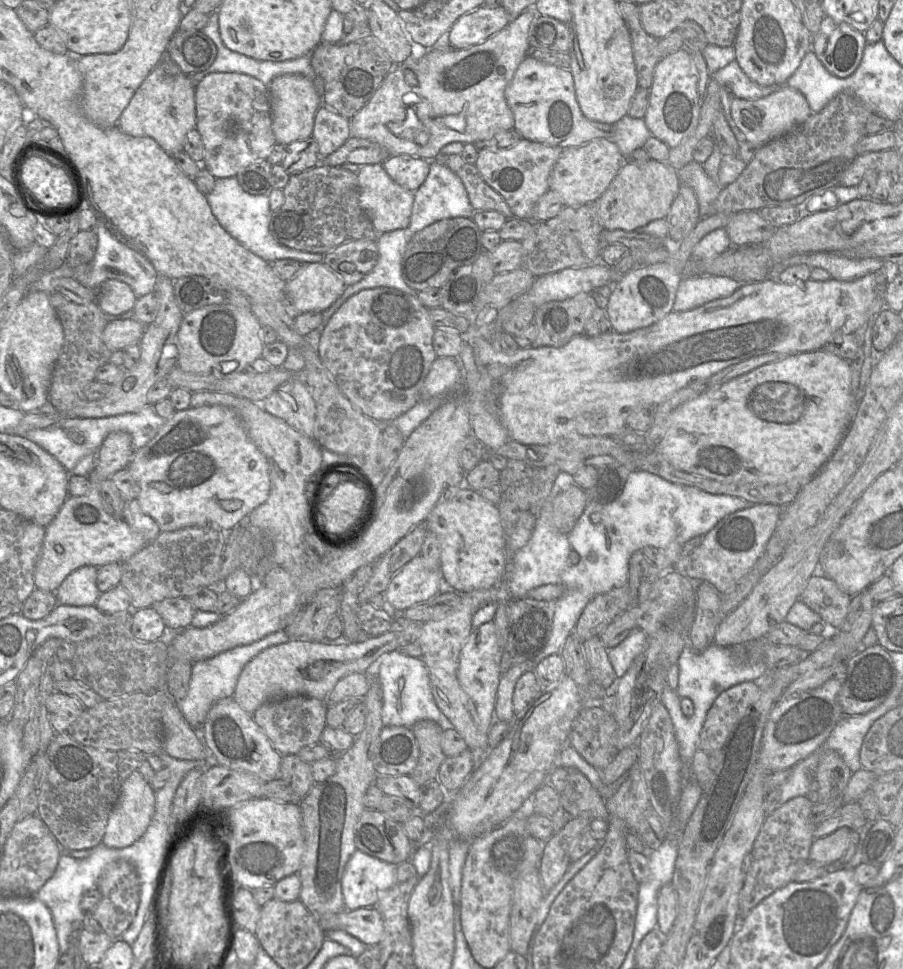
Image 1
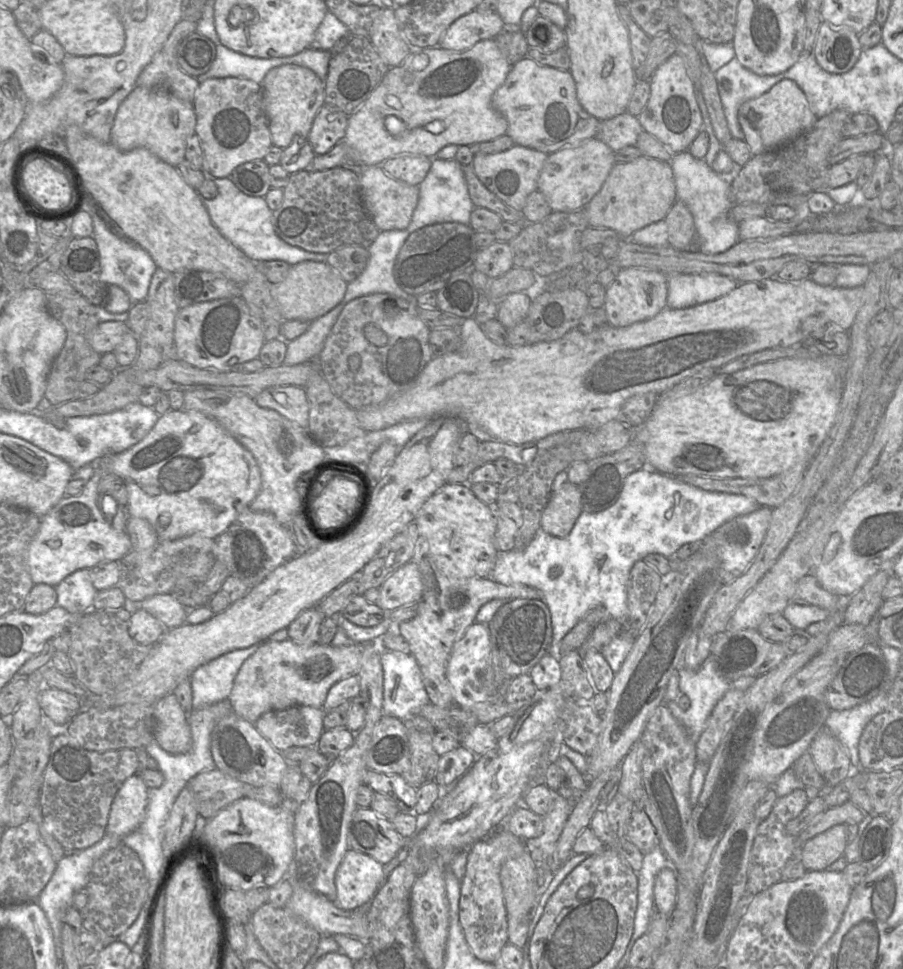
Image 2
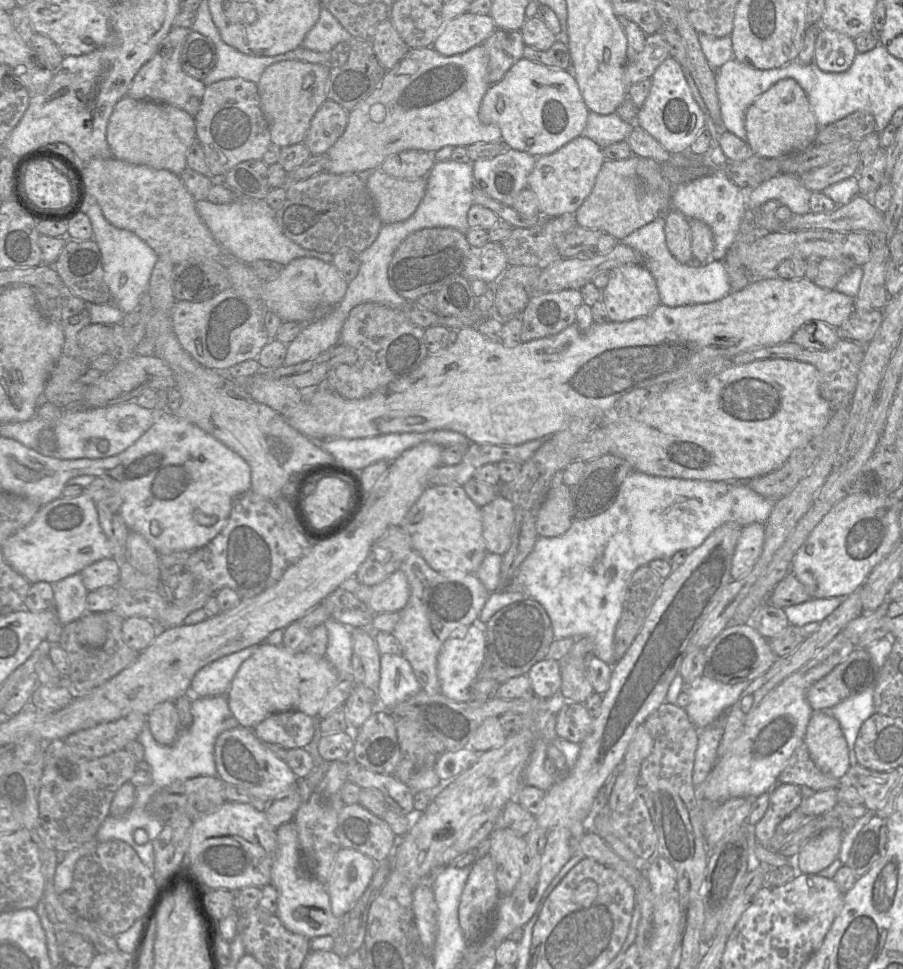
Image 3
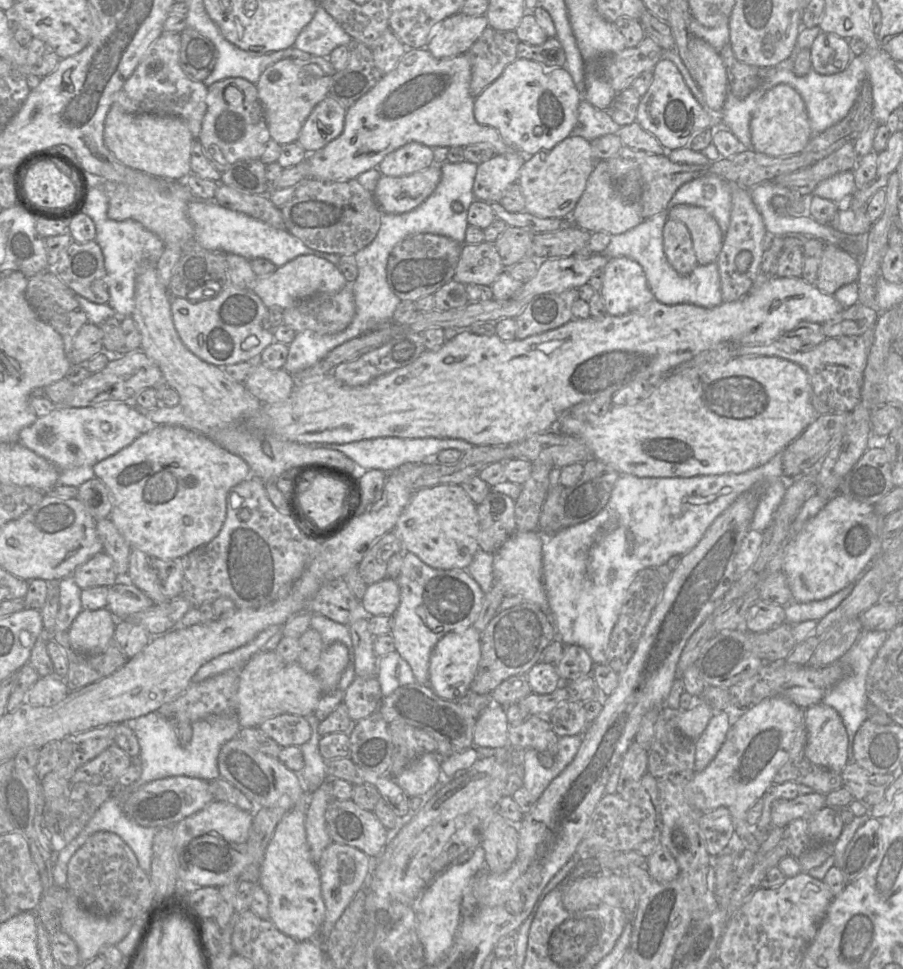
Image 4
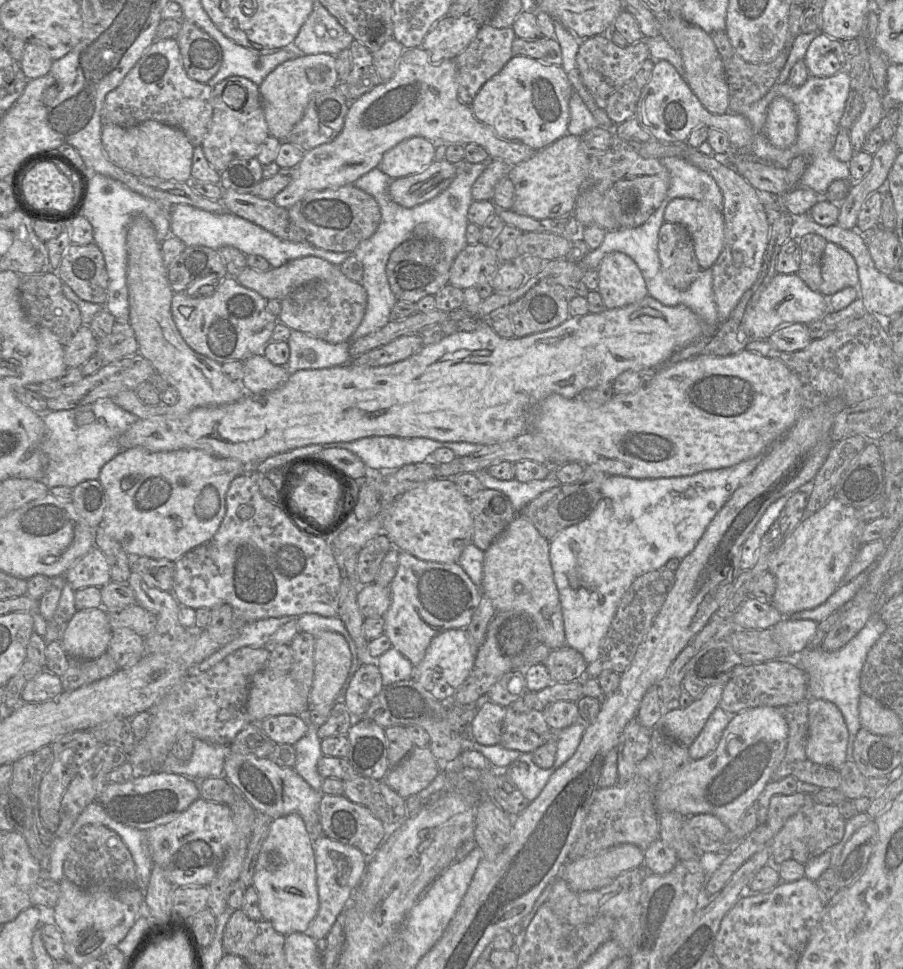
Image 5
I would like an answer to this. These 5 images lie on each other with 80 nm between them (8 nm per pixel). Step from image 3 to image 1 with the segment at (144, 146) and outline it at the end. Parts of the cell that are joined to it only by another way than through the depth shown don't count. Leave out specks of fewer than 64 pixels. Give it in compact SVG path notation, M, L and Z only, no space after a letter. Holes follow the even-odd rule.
M168 57L142 82L122 112L117 127L133 137L151 137L169 155L182 151L187 133L196 128L195 84Z

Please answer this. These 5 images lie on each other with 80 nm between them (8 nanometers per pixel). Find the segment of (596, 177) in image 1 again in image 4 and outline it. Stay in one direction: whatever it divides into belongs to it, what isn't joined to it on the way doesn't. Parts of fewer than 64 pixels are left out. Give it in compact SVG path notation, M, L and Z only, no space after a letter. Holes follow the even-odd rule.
M577 135L568 136L550 150L527 156L517 181L525 200L525 211L541 218L570 217L597 161L590 141Z

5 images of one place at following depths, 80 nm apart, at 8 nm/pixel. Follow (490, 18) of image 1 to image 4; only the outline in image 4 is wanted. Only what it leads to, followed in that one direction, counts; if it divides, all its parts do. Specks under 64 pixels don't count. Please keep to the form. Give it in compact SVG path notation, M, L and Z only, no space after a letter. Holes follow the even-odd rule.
M458 12L440 22L426 48L437 59L465 54L486 27L488 20L485 15L469 16Z

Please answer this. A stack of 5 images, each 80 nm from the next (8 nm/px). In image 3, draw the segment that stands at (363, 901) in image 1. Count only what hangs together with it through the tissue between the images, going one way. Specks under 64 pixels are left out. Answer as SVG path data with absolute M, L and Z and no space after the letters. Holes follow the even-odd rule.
M341 847L325 888L333 914L341 918L350 911L368 887L377 863L354 849Z

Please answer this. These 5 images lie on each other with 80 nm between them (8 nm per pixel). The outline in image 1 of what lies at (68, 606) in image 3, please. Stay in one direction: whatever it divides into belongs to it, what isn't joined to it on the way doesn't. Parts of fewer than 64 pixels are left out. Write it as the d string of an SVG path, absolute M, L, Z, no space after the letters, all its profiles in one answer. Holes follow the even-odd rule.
M82 566L72 572L53 593L58 604L78 607L95 605L101 594L96 581L97 567Z

